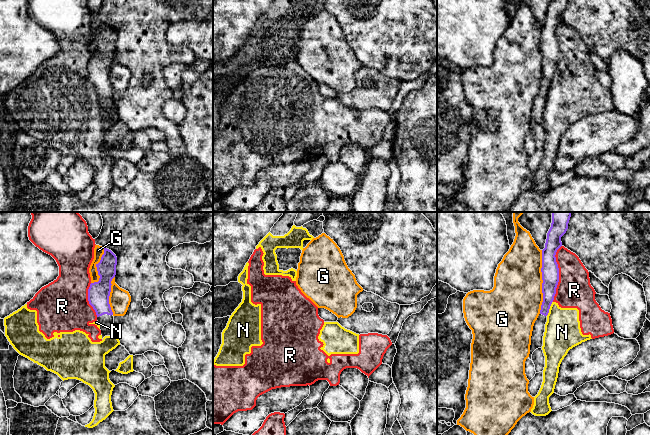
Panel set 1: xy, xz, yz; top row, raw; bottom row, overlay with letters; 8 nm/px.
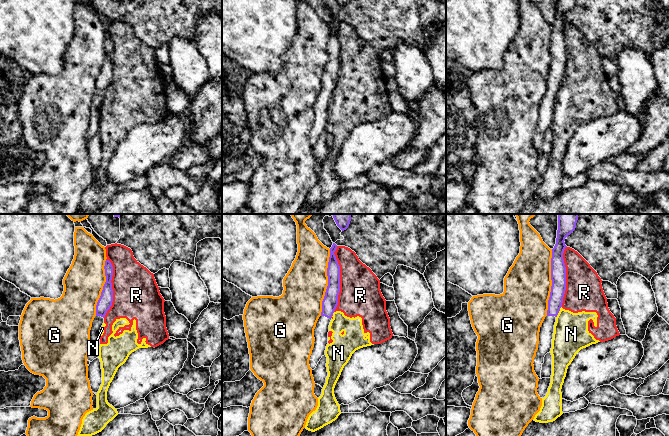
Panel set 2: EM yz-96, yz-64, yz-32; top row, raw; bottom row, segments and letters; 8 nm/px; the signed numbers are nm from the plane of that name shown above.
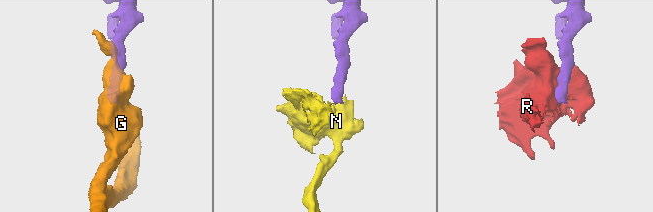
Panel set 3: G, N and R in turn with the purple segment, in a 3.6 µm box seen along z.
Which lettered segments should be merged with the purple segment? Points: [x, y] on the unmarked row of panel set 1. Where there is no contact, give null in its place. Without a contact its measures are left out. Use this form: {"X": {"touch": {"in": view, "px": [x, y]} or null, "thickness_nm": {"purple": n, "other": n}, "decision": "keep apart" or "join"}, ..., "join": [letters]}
{"G": {"touch": {"in": "yz", "px": [543, 58]}, "thickness_nm": {"purple": 140, "other": 400}, "decision": "keep apart"}, "N": {"touch": {"in": "yz", "px": [549, 84]}, "thickness_nm": {"purple": 140, "other": 280}, "decision": "keep apart"}, "R": {"touch": {"in": "yz", "px": [558, 49]}, "thickness_nm": {"purple": 140, "other": 280}, "decision": "keep apart"}, "join": []}

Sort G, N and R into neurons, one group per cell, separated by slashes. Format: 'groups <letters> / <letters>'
groups G / N R

